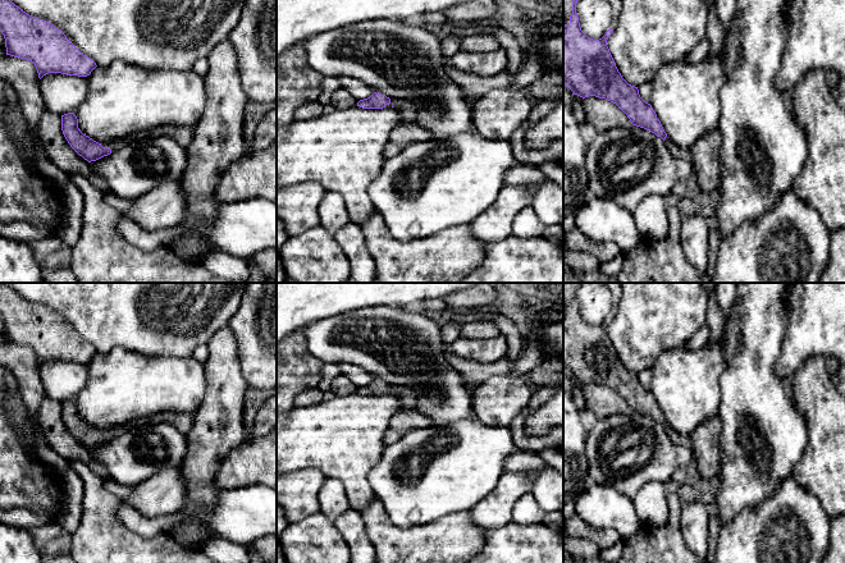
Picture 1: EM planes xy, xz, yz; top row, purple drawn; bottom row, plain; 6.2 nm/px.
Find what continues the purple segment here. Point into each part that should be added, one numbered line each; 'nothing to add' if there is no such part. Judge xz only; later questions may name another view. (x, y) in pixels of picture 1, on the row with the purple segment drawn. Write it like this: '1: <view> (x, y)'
1: xz (409, 114)

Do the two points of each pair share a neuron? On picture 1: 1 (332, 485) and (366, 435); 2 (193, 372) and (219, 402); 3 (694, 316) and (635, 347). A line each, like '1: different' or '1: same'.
1: different
2: different
3: same

